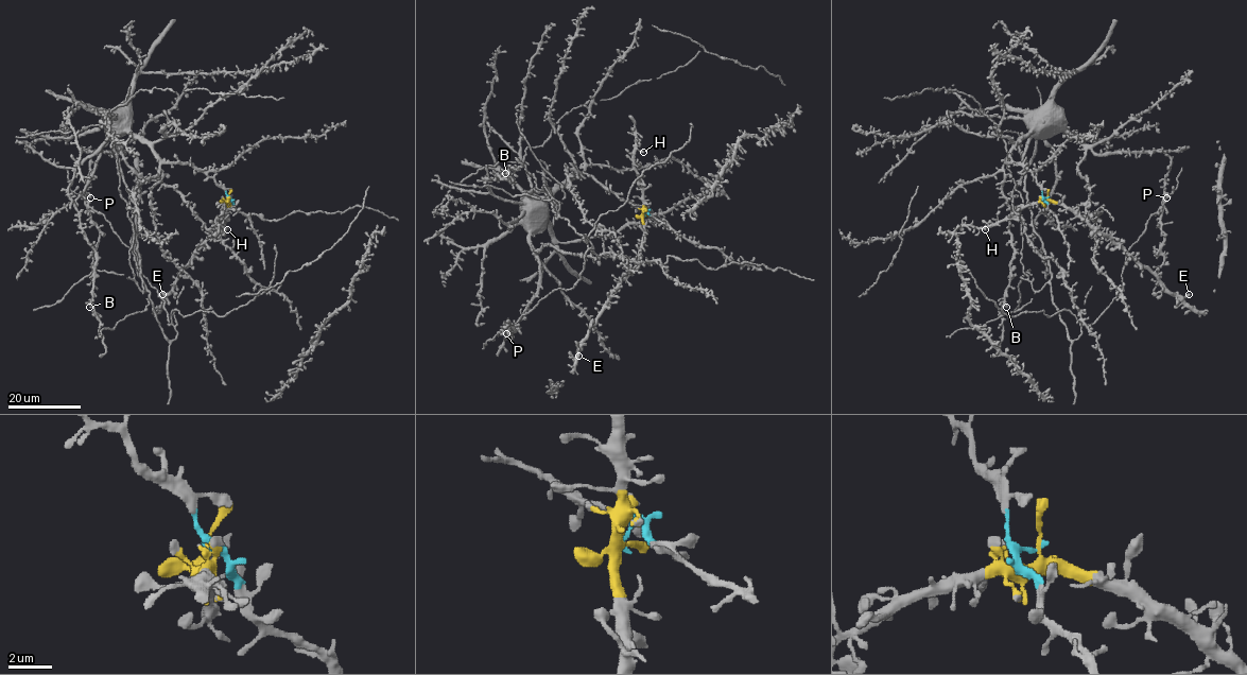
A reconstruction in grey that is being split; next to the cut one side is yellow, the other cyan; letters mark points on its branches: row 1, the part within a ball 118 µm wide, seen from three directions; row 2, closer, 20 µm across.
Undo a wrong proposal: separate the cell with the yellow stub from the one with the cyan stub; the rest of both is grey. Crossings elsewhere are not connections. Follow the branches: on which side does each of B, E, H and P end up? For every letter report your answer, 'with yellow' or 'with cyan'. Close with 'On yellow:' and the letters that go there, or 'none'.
B: with cyan
E: with yellow
H: with yellow
P: with cyan
On yellow: E, H

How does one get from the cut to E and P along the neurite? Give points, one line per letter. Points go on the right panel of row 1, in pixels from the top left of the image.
E: (1048, 196), (1072, 208), (1106, 232), (1170, 292), (1183, 298), (1189, 294)
P: (1048, 196), (1025, 168), (1006, 162), (1034, 131), (1071, 133), (1098, 154), (1163, 152), (1170, 158), (1166, 197)

